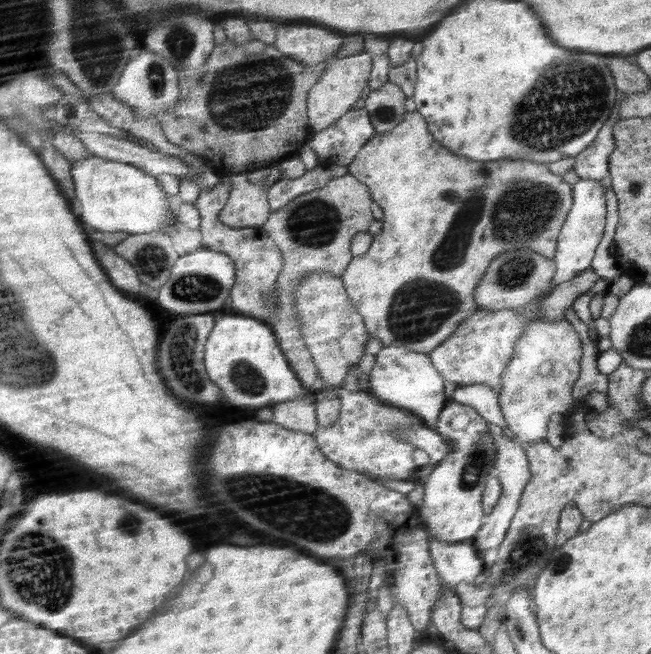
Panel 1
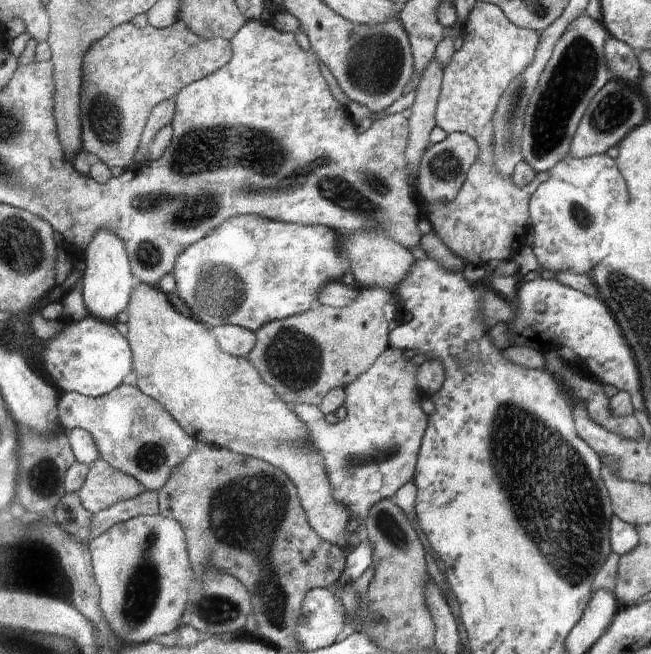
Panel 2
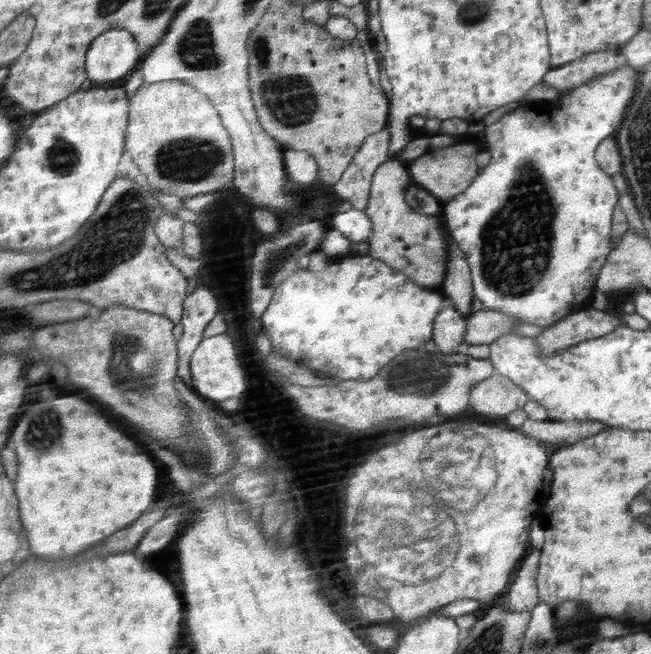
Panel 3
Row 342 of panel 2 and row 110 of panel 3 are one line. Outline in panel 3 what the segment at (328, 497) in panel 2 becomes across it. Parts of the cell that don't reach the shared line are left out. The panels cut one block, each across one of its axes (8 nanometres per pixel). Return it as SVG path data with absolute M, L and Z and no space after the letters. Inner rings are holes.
M180 81L154 84L143 82L129 103L126 150L131 155L133 165L137 166L154 188L182 199L232 186L236 180L236 155L233 153L232 136L225 129L216 107L204 93L197 90L197 87Z

